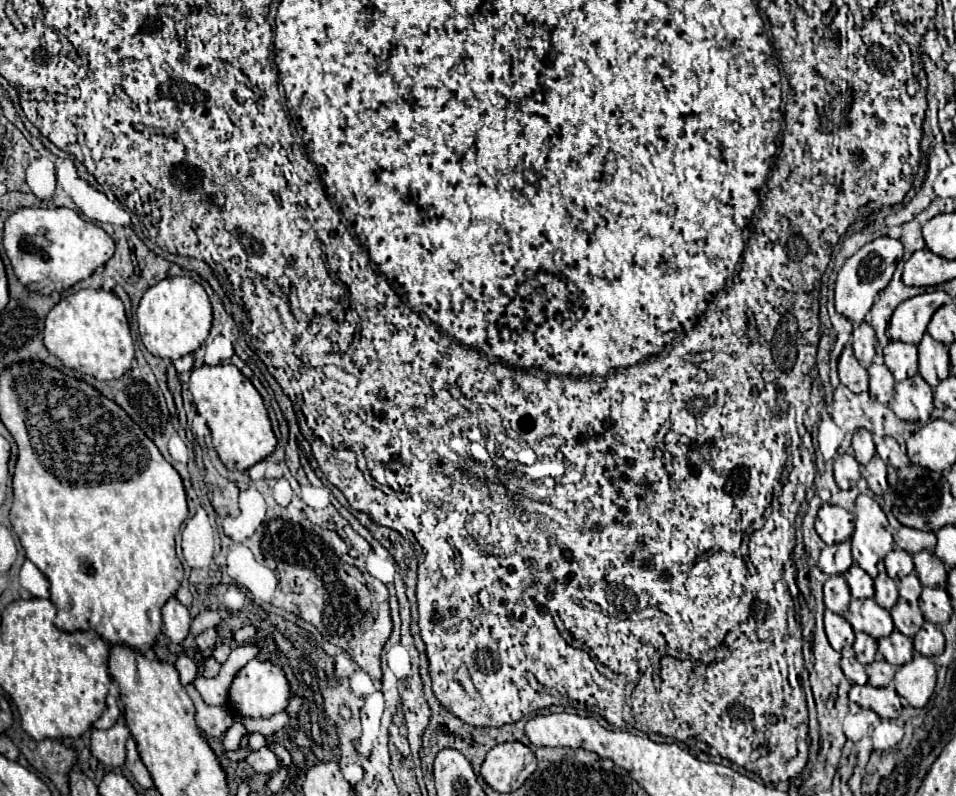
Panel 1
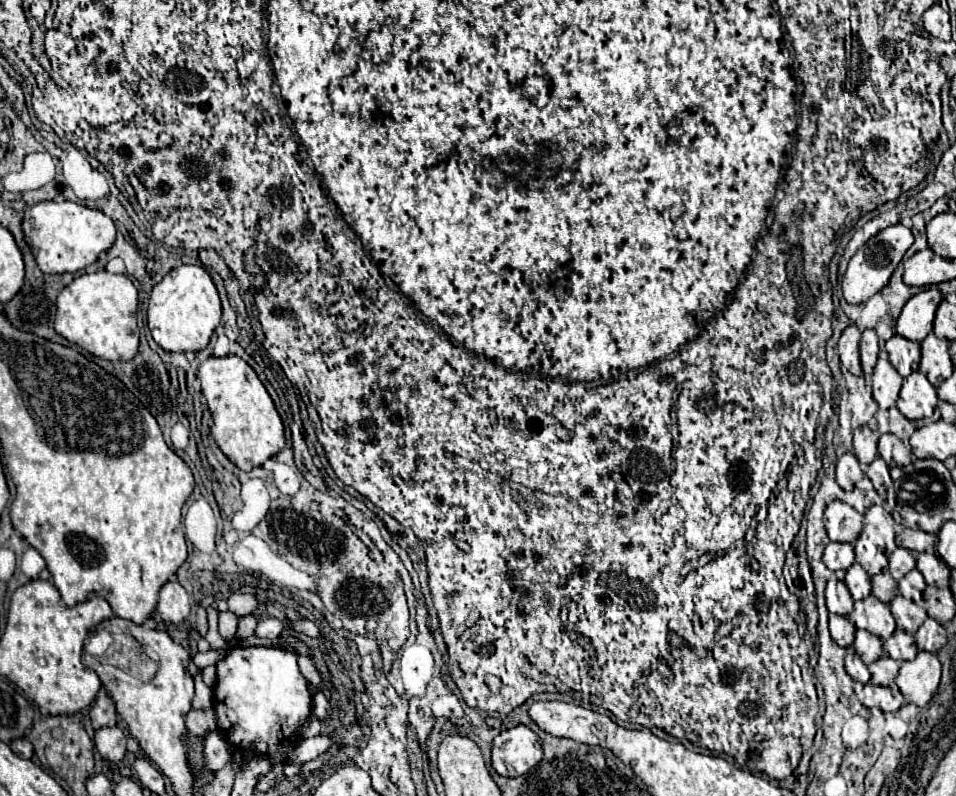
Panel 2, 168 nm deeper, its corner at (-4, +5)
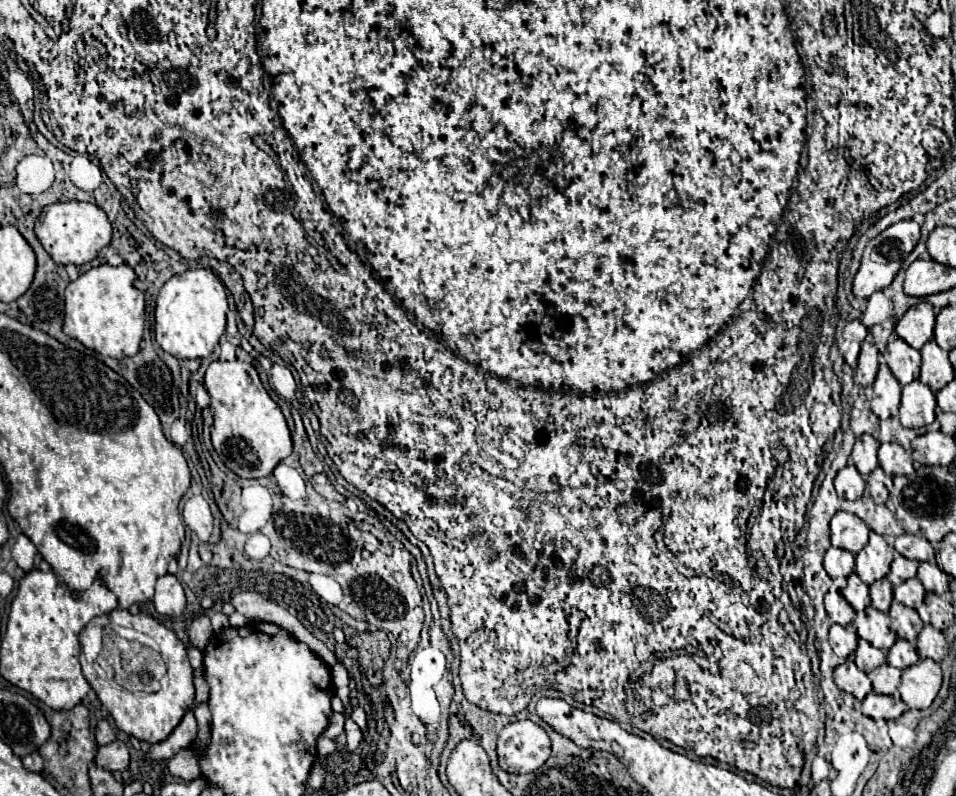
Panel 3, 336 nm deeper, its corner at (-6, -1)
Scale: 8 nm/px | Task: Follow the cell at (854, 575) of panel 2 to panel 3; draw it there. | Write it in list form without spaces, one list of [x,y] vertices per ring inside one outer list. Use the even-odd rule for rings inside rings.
[[[850,574],[848,576],[848,586],[842,590],[844,598],[848,600],[848,604],[860,612],[862,608],[866,608],[870,604],[870,594],[868,594],[868,586],[856,576],[856,574]]]

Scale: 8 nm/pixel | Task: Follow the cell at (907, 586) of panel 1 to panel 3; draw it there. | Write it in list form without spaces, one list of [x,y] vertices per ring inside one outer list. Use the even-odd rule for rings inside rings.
[[[910,578],[894,588],[894,600],[910,608],[916,608],[916,604],[924,600],[924,596],[926,596],[926,590],[918,578]]]

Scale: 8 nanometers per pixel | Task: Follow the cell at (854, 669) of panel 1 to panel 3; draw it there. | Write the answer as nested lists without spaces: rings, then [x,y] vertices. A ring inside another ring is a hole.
[[[846,660],[834,670],[834,682],[840,690],[854,694],[858,700],[862,700],[866,694],[872,692],[872,684],[866,676],[866,672],[858,670],[854,660]]]

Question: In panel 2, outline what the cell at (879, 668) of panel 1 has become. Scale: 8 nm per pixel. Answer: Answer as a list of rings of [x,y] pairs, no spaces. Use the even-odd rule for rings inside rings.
[[[882,656],[876,662],[872,662],[868,666],[868,670],[872,674],[872,680],[870,680],[872,684],[876,684],[876,686],[892,686],[894,678],[896,678],[896,674],[900,670],[900,662],[892,660],[888,656]]]

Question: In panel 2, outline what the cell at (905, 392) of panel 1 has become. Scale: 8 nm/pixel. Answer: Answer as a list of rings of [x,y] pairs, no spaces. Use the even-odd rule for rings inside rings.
[[[912,372],[902,384],[896,406],[908,420],[920,420],[932,416],[936,402],[936,388],[922,372]]]

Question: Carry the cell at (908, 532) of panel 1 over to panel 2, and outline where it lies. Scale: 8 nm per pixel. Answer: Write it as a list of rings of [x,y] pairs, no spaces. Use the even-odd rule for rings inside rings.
[[[906,528],[900,534],[900,546],[908,548],[908,550],[916,550],[916,552],[926,552],[932,546],[936,546],[936,536],[922,532],[922,530],[910,530]]]

